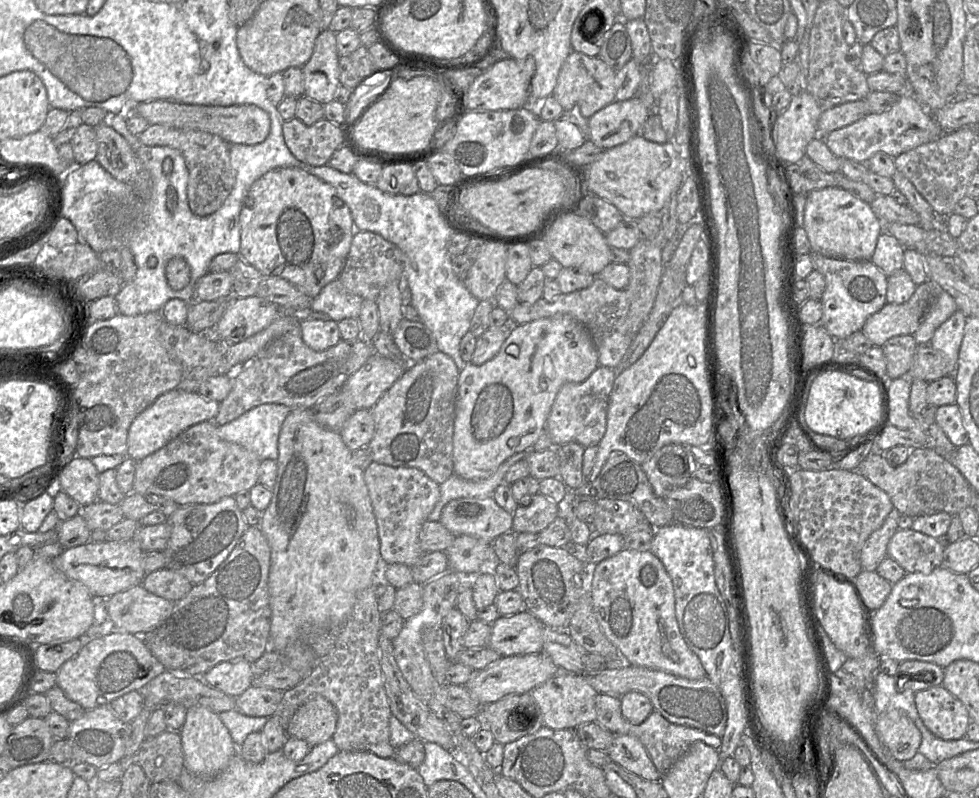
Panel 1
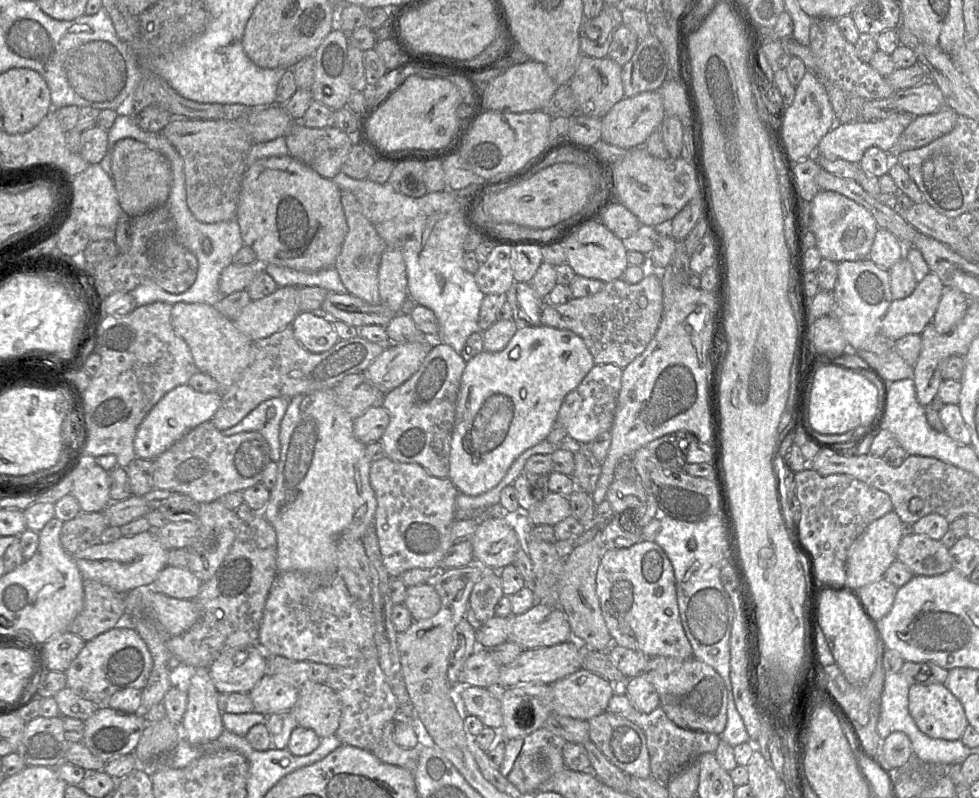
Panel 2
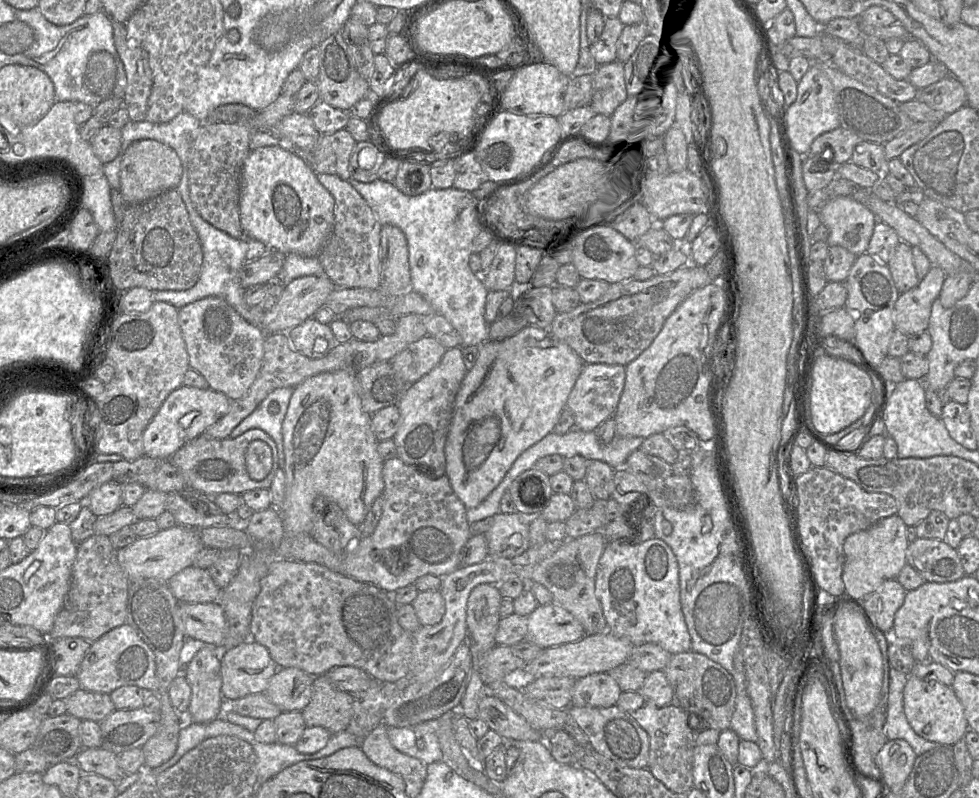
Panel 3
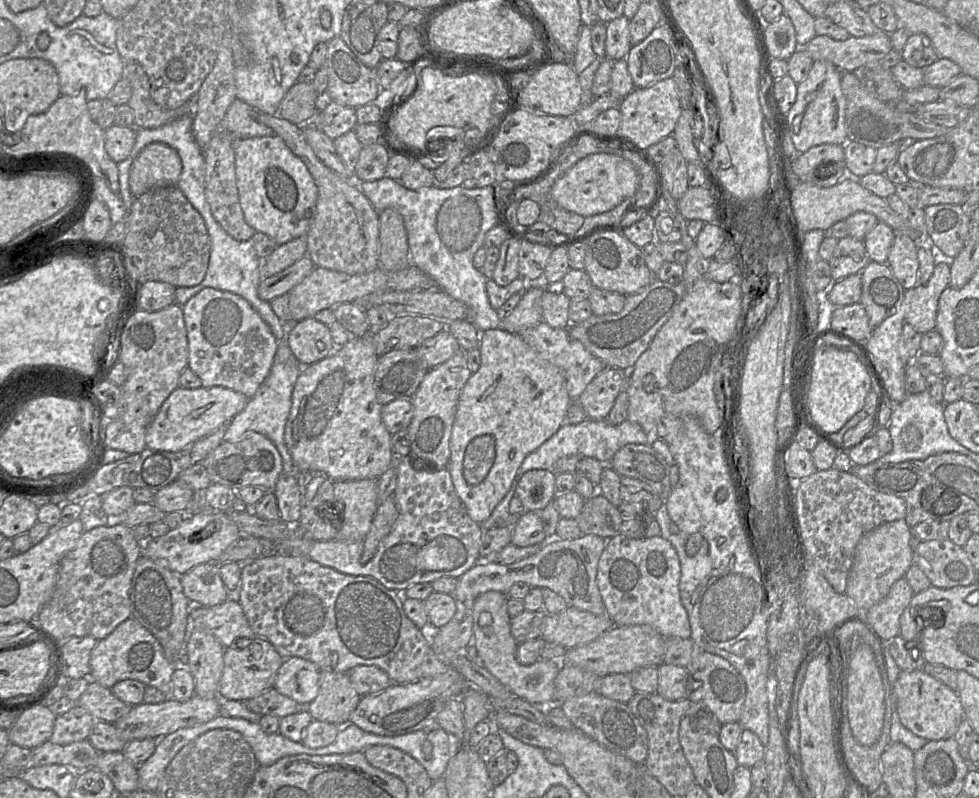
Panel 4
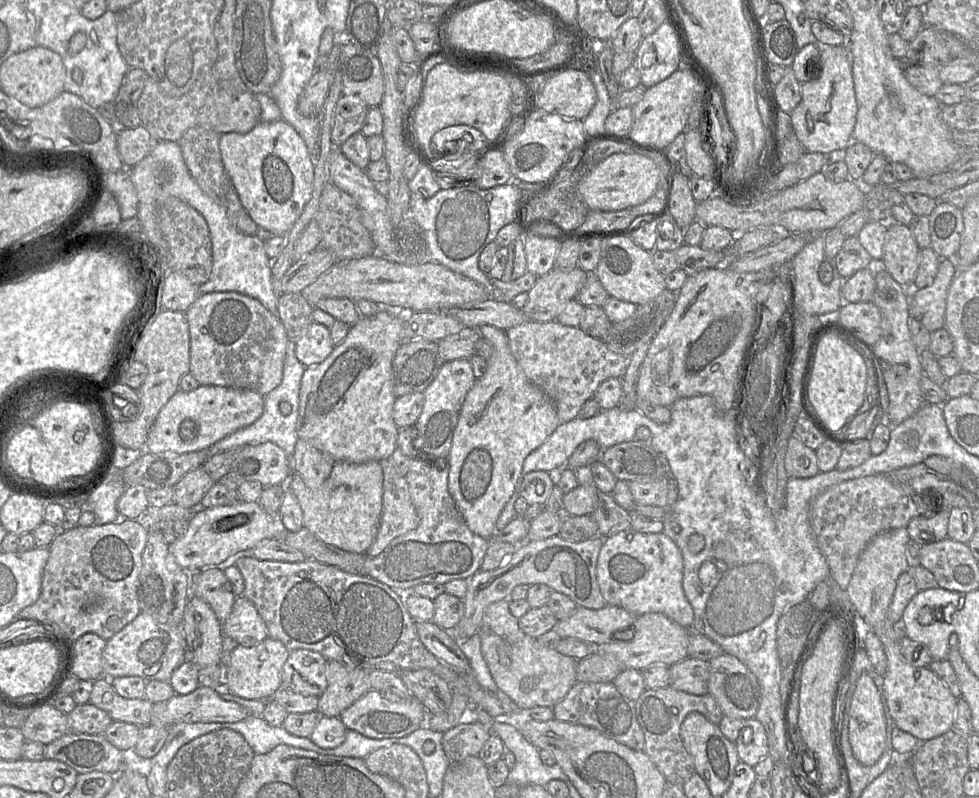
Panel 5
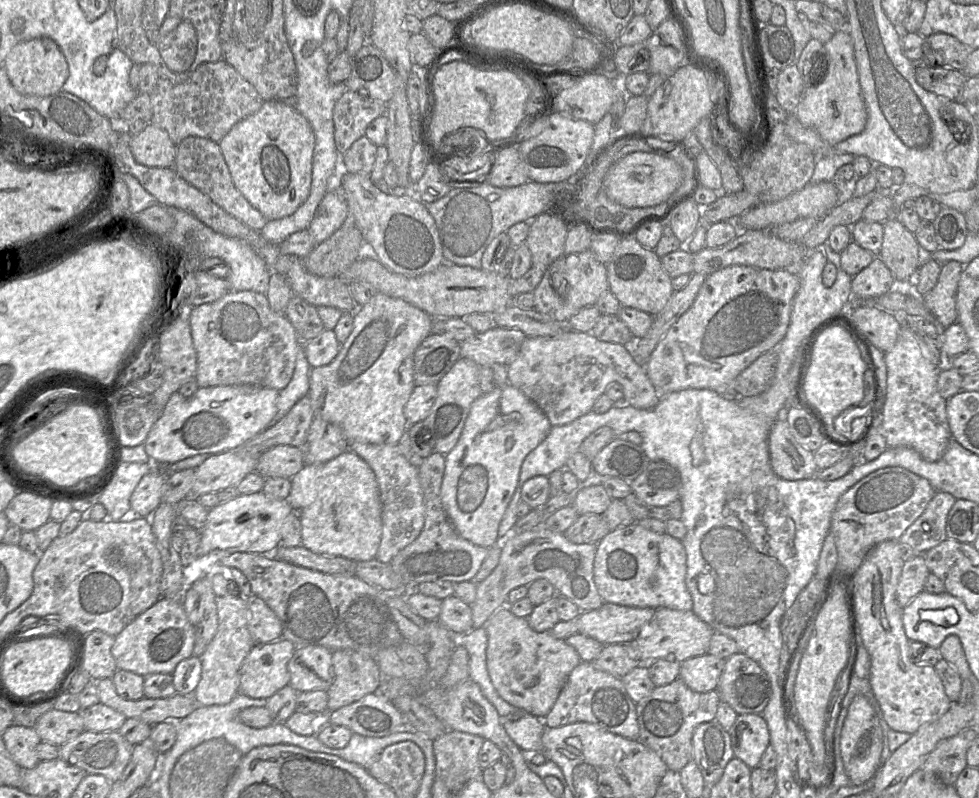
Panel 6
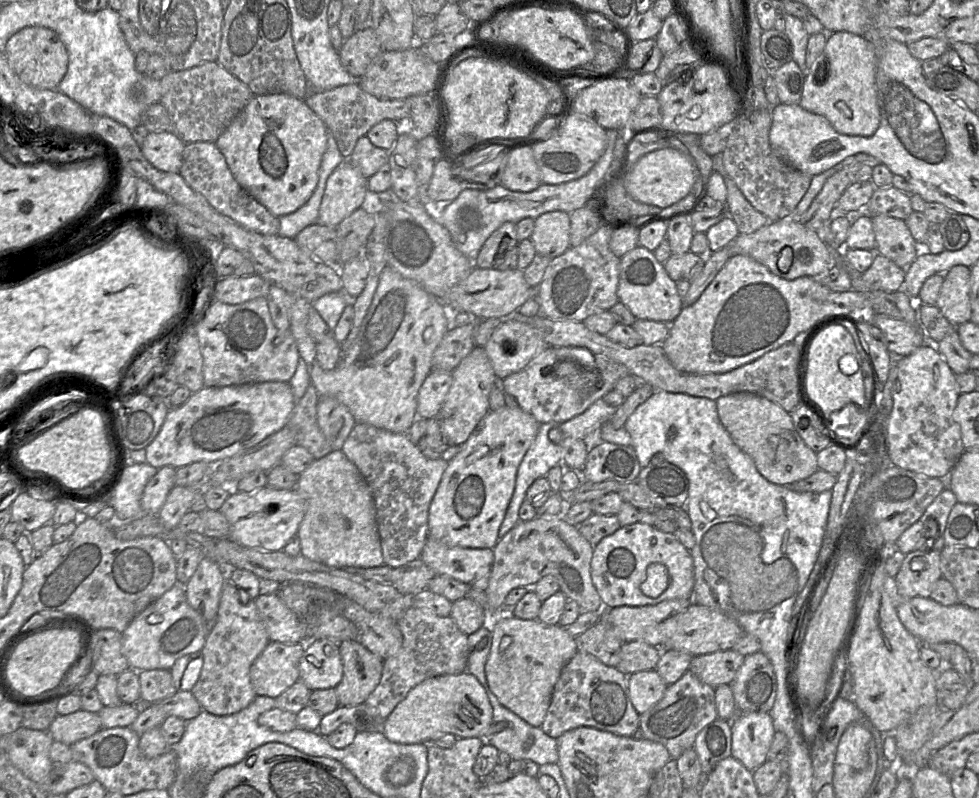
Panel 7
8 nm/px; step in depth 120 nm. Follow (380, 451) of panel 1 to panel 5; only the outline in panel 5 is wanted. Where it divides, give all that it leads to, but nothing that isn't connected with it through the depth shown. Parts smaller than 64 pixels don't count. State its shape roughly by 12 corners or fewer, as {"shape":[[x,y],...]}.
{"shape":[[470,359],[445,363],[423,392],[414,447],[446,463],[475,381]]}

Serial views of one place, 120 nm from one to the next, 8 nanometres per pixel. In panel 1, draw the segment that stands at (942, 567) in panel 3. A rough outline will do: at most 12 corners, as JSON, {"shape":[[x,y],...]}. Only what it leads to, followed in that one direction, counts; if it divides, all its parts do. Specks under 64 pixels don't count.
{"shape":[[899,529],[887,556],[906,573],[930,574],[944,547],[932,536]]}

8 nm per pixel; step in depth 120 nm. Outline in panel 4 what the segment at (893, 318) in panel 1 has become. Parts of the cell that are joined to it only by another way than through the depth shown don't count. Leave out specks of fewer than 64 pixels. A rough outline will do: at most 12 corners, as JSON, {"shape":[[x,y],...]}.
{"shape":[[939,258],[925,285],[906,290],[904,320],[935,329],[938,301],[949,286],[950,262]]}

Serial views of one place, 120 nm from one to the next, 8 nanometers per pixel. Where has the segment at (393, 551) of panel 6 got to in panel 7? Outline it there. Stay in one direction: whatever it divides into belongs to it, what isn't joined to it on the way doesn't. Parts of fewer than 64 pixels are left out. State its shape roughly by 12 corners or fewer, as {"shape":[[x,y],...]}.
{"shape":[[355,425],[384,564],[420,559],[448,467],[405,433]]}

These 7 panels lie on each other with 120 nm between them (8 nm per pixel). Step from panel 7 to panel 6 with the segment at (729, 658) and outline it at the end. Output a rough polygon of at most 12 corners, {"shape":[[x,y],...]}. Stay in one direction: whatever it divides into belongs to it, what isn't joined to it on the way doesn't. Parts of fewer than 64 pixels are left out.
{"shape":[[726,659],[680,663],[679,679],[698,693],[717,690]]}

